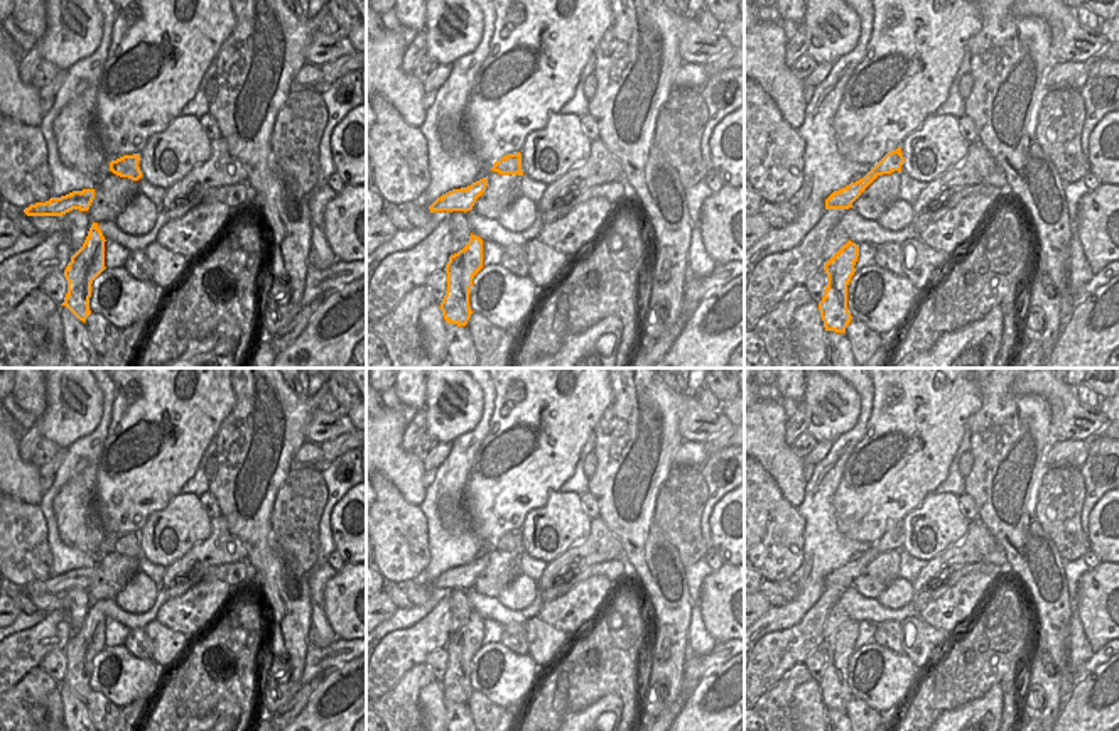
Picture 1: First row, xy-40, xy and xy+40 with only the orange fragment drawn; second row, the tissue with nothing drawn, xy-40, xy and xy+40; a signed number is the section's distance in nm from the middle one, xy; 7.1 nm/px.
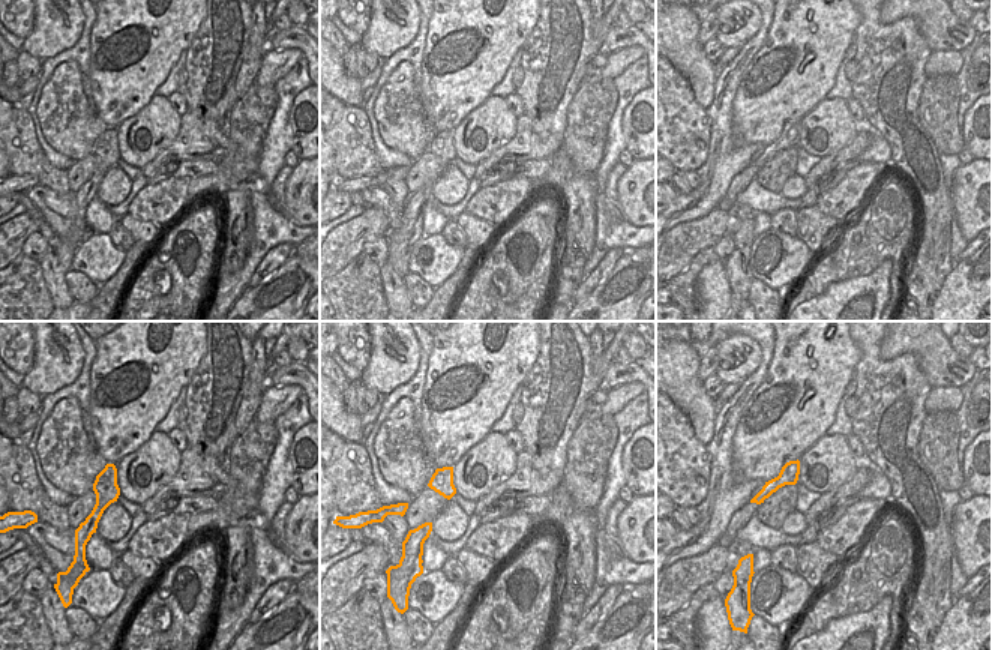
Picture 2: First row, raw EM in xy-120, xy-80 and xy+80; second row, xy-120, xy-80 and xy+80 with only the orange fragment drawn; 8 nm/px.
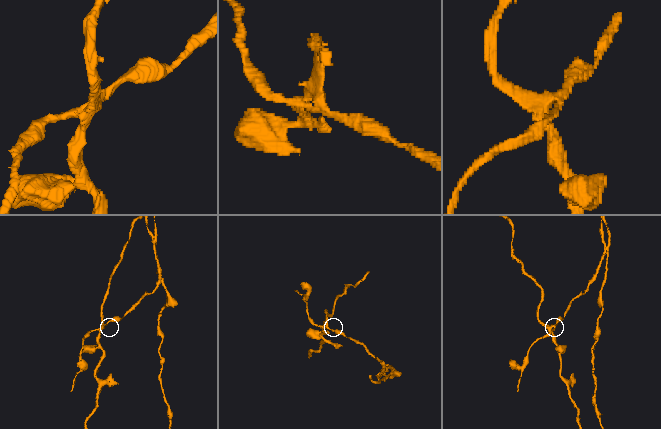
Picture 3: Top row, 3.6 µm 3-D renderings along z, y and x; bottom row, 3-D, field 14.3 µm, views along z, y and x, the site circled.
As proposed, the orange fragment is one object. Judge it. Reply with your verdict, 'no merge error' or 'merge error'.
merge error

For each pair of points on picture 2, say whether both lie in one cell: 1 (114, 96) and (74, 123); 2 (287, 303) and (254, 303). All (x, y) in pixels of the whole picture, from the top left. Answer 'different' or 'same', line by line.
1: different
2: same

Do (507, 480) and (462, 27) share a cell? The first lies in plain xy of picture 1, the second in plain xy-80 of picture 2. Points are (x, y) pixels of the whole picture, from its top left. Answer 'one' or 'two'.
one

